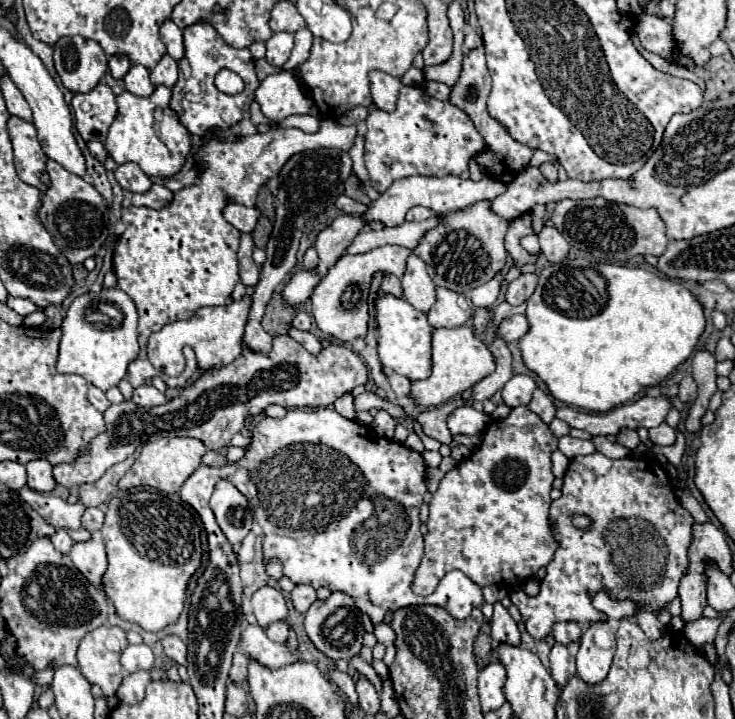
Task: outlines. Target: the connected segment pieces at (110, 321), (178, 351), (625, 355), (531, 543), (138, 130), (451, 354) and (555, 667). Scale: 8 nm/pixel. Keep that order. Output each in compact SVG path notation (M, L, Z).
M119 287L101 289L99 293L79 295L67 309L61 325L61 347L57 359L59 373L77 373L91 385L107 391L117 387L127 375L127 367L139 355L137 343L137 307Z
M255 285L247 287L245 297L239 301L233 301L231 305L201 307L199 311L195 311L195 315L191 319L169 323L161 331L153 333L149 337L149 343L147 343L147 353L149 353L149 361L153 363L153 367L159 369L161 373L169 373L169 375L181 373L185 345L193 347L193 351L197 355L197 363L201 369L231 363L235 357L239 357L239 353L243 349L243 329L247 325L253 293L255 293Z
M567 259L541 271L539 285L527 301L527 319L529 331L519 341L525 365L545 381L555 399L595 413L607 413L647 387L659 385L693 355L705 331L703 305L685 285L657 277L645 267L589 263L583 259Z
M527 405L513 407L511 413L509 413L509 417L505 417L505 419L501 419L501 421L495 421L493 425L495 425L497 429L487 429L487 431L483 433L481 445L479 445L467 459L463 459L455 469L451 469L451 471L441 479L439 489L433 493L433 499L431 499L431 503L429 503L429 521L427 521L429 533L425 535L425 557L423 557L421 565L419 565L419 569L417 569L417 573L415 573L415 581L413 581L413 591L415 591L417 595L431 595L431 593L435 591L435 587L437 587L437 581L439 581L445 573L449 573L449 571L453 571L453 569L459 569L461 573L465 573L465 575L467 575L473 583L477 583L479 587L499 585L499 587L505 587L507 591L519 589L519 587L523 587L525 581L533 579L535 573L537 573L541 567L549 565L549 561L553 559L553 553L559 549L559 543L555 541L555 537L553 537L553 533L551 533L551 527L549 527L549 505L551 505L549 493L551 493L553 479L555 479L555 477L553 477L553 471L551 471L551 455L553 455L553 451L557 451L557 437L551 433L549 425L545 425L545 423L541 421L541 417L539 417L537 413L533 413Z
M159 85L151 97L135 97L129 91L123 91L117 95L117 107L119 113L109 127L105 149L109 157L113 157L119 165L121 163L137 163L143 173L149 177L173 177L177 175L189 155L191 143L189 143L189 131L179 123L177 113L169 109L171 89Z
M471 327L435 329L433 331L433 373L425 381L411 383L411 397L419 405L441 405L453 397L459 397L465 389L473 387L495 371L497 363L489 347L475 335Z
M555 643L551 653L549 653L549 663L551 663L551 677L559 687L565 687L569 677L575 675L575 655L577 655L579 643L567 643L559 645Z

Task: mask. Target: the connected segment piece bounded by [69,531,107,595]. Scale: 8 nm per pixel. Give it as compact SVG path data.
M95 531L91 541L75 543L73 549L69 551L69 559L87 577L87 581L105 595L103 575L107 571L107 555L105 555L101 533Z

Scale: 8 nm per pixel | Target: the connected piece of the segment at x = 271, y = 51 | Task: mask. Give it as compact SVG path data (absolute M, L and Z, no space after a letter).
M273 33L267 41L267 61L275 67L283 67L293 49L293 33Z

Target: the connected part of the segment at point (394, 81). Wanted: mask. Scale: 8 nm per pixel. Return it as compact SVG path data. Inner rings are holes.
M371 71L369 73L369 85L371 85L371 97L373 97L373 105L379 111L387 111L391 113L395 109L397 103L397 95L401 85L401 79L391 77L383 71Z

